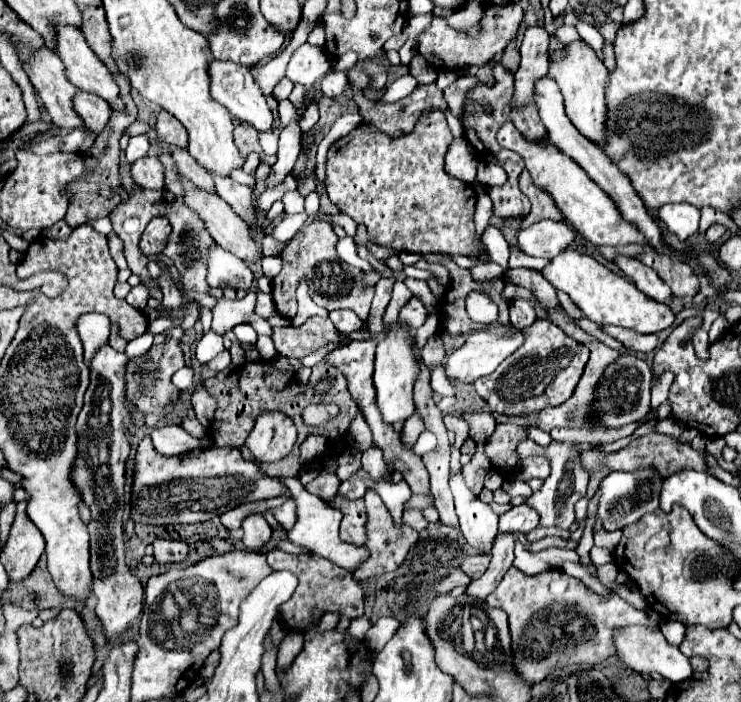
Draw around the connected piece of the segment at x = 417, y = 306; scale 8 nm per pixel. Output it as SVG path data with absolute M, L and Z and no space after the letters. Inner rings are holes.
M412 295L412 299L402 307L402 311L400 311L400 317L398 317L398 319L400 319L402 323L406 323L406 321L408 321L408 327L412 327L412 331L416 331L418 327L422 327L422 325L424 325L426 317L428 317L428 311L426 311L426 307L424 307L422 299L420 299L420 297L416 297L416 295Z

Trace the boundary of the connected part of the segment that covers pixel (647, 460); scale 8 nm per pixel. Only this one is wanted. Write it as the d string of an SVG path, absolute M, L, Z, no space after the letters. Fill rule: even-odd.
M652 433L633 440L628 447L612 453L612 455L606 455L606 453L600 453L598 449L588 449L588 451L582 451L582 467L592 473L600 467L608 467L612 471L616 469L622 469L622 471L636 471L640 467L648 467L648 465L656 465L656 469L664 475L664 477L670 477L678 471L684 471L684 469L694 469L694 471L708 471L708 463L706 459L696 451L692 449L690 445L680 445L674 437L667 435Z

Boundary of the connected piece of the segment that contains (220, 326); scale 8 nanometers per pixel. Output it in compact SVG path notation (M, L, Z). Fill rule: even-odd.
M248 291L246 297L242 299L218 299L218 305L214 307L214 321L212 321L212 329L220 335L224 335L226 331L234 329L234 325L240 325L244 321L248 321L258 335L266 335L272 337L272 325L258 317L254 313L254 305L256 305L256 293Z

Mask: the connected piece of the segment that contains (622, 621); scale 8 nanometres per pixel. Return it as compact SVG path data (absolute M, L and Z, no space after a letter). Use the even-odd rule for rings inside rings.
M510 569L502 583L486 597L488 607L500 607L508 613L510 621L510 633L512 633L512 659L514 659L514 671L520 675L520 679L526 685L538 685L544 681L552 671L562 669L566 665L596 665L606 661L608 657L616 655L614 645L614 631L630 625L644 625L648 623L646 613L634 609L630 603L626 603L618 593L610 595L598 595L590 591L582 581L566 575L562 569L548 569L538 575L524 575L518 569Z

